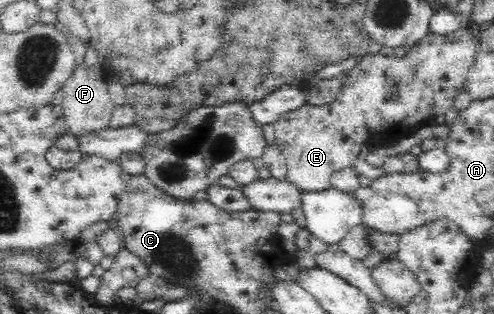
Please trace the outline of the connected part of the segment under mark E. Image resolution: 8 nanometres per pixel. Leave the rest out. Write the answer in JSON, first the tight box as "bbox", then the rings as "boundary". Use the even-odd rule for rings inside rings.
{"bbox":[273,26,478,192],"boundary":[[[466,26],[460,27],[448,35],[436,35],[428,32],[424,37],[422,37],[422,39],[419,39],[414,45],[411,45],[408,48],[407,55],[402,57],[402,59],[398,59],[398,57],[395,56],[384,57],[379,53],[370,53],[366,55],[354,68],[348,71],[348,75],[344,77],[344,87],[342,87],[340,95],[338,95],[332,103],[315,106],[307,101],[304,105],[302,105],[302,107],[285,113],[277,122],[273,123],[274,129],[276,130],[275,145],[278,146],[278,149],[281,149],[287,165],[287,175],[285,180],[302,192],[326,191],[326,189],[331,187],[331,183],[329,182],[330,174],[350,167],[361,153],[362,144],[371,145],[375,143],[386,143],[393,139],[400,141],[402,138],[408,137],[408,135],[413,133],[415,128],[424,124],[440,121],[443,115],[453,108],[454,98],[464,88],[468,70],[474,64],[477,47],[478,43],[474,40],[473,29]]]}

